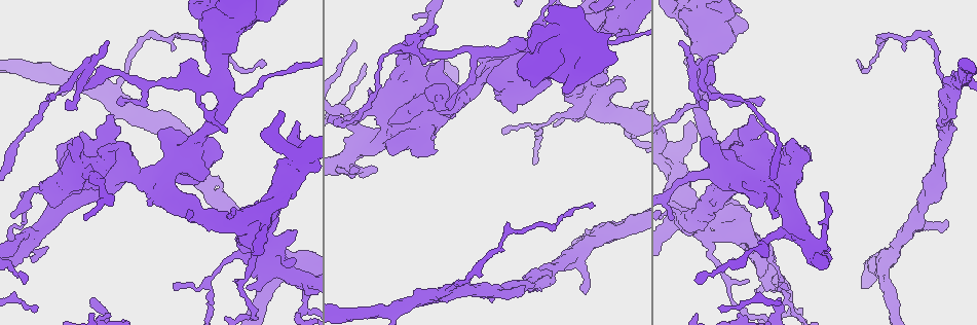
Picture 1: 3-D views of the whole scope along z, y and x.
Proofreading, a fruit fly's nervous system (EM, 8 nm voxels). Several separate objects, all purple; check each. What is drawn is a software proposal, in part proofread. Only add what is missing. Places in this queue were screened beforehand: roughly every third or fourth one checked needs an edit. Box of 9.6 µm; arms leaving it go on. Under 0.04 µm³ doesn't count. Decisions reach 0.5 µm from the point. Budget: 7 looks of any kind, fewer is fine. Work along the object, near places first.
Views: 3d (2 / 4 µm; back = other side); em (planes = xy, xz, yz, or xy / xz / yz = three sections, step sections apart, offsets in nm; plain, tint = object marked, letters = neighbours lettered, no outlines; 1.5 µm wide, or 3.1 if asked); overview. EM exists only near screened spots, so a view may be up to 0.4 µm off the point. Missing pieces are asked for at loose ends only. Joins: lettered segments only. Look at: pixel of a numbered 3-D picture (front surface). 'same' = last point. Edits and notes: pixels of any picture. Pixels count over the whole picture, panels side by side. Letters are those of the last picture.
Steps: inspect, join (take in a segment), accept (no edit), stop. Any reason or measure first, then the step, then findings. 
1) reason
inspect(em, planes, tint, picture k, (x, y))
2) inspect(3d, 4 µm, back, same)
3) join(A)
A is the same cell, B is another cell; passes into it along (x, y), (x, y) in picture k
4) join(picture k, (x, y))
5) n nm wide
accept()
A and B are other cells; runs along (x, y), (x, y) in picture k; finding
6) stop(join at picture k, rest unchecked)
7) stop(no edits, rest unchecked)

free end
inspect(em, planes, letters, picture 1, (945, 219))

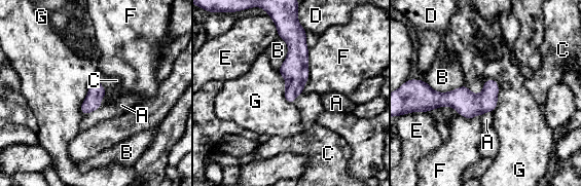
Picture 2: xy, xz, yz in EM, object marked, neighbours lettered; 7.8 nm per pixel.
F touches over 340 nm
join(C)
C is the same cell, A, B, D, E, F and G are other cells; passes into it along (294, 70), (296, 96), (310, 106) in picture 2; it goes on there

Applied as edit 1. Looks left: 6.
end of a long branch
inspect(3d, 2 µm, picture 1, (25, 282))

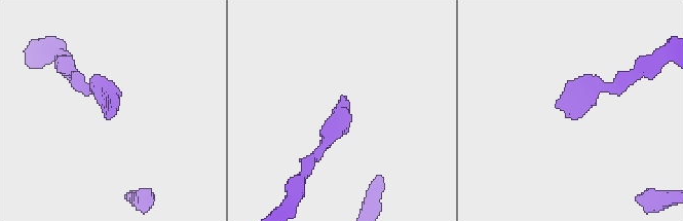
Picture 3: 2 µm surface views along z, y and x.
inspect(em, xz, step 4, tint, picture 3, (342, 96))

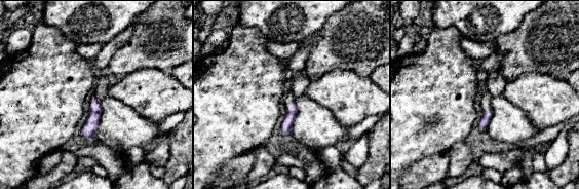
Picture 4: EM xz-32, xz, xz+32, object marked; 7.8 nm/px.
another direction
inspect(em, planes, letters, same)

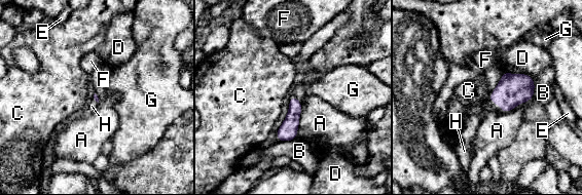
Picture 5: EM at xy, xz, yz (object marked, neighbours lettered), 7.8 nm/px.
A touches over 300 nm
join(H)
H is the same cell, A, B, C, D, E, F and G are other cells; the cell continues

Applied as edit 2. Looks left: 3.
thin end
inspect(em, xy, step 8, tint, picture 1, (680, 41))

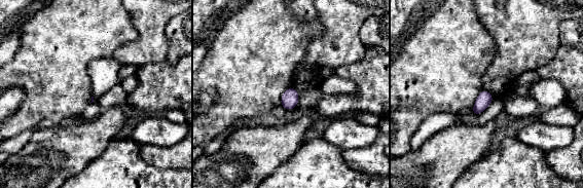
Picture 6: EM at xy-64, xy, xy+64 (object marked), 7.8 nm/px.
inspect(em, planes, letters, same)

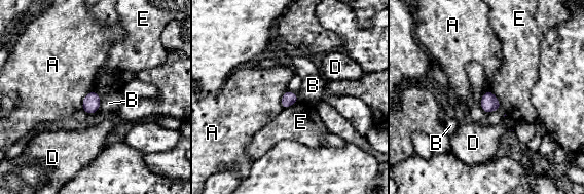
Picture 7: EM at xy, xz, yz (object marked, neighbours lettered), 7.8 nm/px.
110 nm wide
accept()
A, B, D and E are other cells; border along (93, 89), (84, 96), (81, 110) in picture 7; none of them fits

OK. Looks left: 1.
stop(join at picture 2, join at picture 5, rest unchecked)

